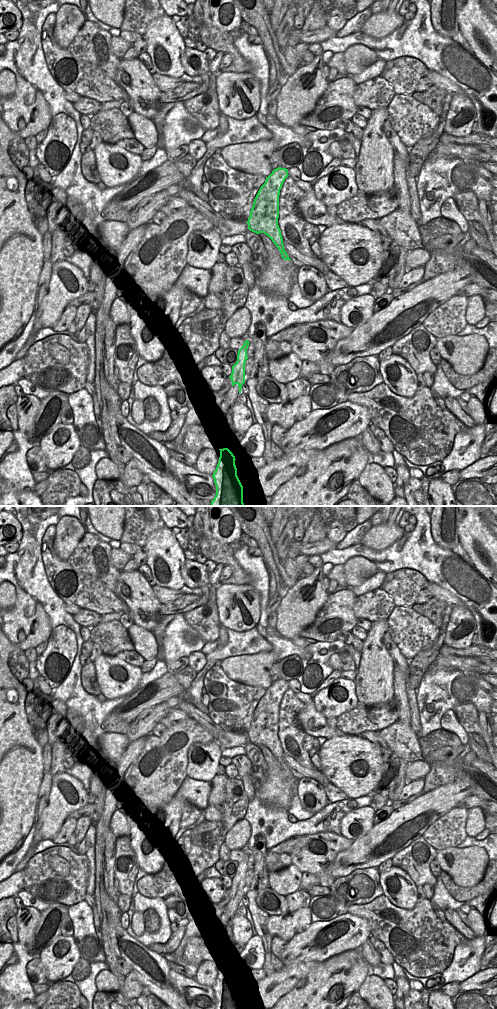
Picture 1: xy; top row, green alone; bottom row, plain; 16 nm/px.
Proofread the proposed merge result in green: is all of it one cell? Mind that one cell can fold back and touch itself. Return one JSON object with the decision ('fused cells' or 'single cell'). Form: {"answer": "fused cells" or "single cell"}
{"answer": "fused cells"}

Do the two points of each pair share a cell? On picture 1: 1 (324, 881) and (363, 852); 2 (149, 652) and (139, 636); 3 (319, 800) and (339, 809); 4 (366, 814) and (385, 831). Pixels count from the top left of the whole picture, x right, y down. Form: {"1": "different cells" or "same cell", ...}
{"1": "different cells", "2": "same cell", "3": "different cells", "4": "different cells"}

